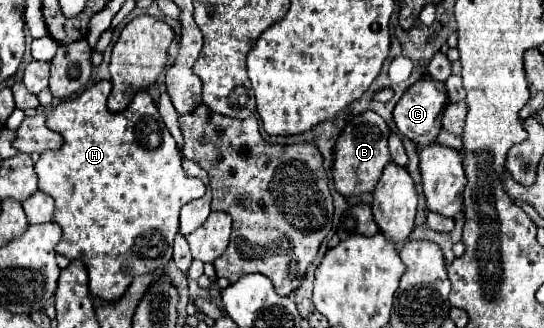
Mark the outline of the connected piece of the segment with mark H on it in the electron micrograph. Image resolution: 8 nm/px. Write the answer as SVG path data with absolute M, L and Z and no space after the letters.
M103 80L96 85L92 85L90 89L82 91L78 97L74 99L68 99L68 101L62 101L50 115L48 115L48 127L52 131L58 131L62 133L64 137L64 145L58 149L58 151L44 151L38 159L38 163L34 165L36 173L38 173L38 185L40 185L40 191L52 195L54 203L56 203L56 211L54 211L54 221L62 227L62 241L56 245L56 253L64 255L64 257L70 257L70 259L76 259L76 253L78 257L84 261L86 265L86 271L88 271L88 287L90 287L90 293L96 295L96 297L102 297L102 299L108 299L108 301L114 301L116 297L122 297L124 289L132 283L134 277L138 275L146 275L150 271L160 271L164 269L170 259L172 259L172 241L174 241L174 235L178 233L180 229L180 209L192 201L192 199L198 199L204 195L206 187L200 179L192 179L192 177L186 177L184 175L184 169L182 169L182 155L180 155L180 149L176 147L176 141L174 137L170 135L170 131L166 129L164 125L164 119L156 107L156 103L152 101L152 97L148 95L148 91L140 91L134 95L132 103L120 111L120 113L112 113L108 111L106 107L106 99L108 99L112 91L112 84L110 81Z

